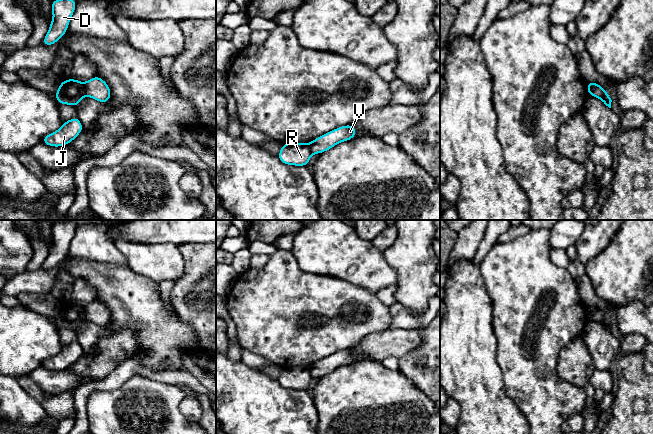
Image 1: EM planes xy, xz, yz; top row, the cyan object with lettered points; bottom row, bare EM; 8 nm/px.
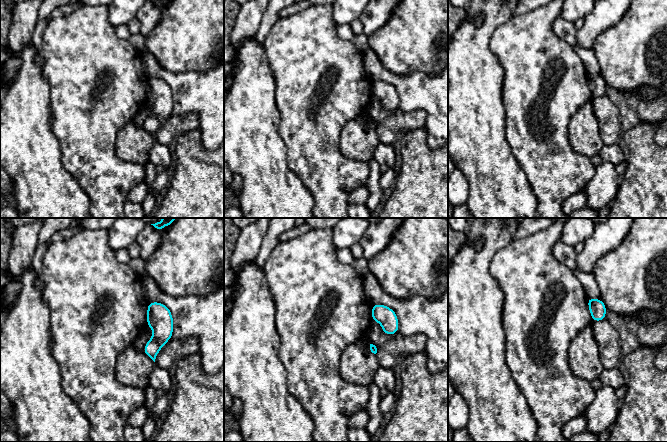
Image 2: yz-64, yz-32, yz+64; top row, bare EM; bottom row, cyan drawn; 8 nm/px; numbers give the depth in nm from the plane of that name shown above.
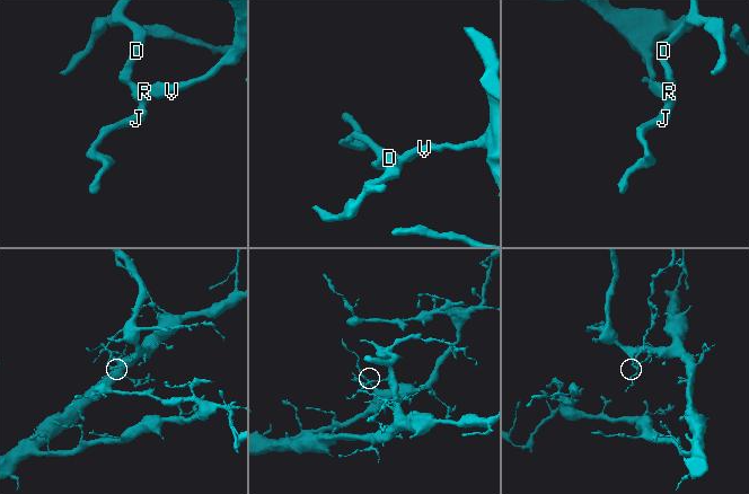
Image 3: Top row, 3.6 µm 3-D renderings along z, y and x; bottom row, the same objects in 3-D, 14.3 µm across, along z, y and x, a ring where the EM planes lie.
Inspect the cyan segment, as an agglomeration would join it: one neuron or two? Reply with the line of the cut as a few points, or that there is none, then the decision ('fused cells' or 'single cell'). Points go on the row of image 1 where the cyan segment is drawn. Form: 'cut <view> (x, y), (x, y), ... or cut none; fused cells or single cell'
cut xy (83, 83), (86, 95); fused cells

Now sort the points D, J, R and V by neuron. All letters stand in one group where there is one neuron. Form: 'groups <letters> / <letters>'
groups D J R / V

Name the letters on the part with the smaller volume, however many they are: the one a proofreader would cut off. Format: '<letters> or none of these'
D, J, R

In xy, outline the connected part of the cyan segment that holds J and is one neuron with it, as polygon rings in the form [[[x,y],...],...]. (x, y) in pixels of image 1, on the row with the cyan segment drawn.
[[[74,117],[66,122],[55,132],[42,138],[42,142],[48,146],[60,147],[72,142],[83,130],[83,126],[78,117]]]

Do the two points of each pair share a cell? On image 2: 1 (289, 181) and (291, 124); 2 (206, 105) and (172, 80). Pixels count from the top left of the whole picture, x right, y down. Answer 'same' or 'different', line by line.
1: different
2: same

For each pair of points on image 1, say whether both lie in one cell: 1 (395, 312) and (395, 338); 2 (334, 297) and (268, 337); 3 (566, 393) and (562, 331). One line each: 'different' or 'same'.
1: different
2: same
3: same

